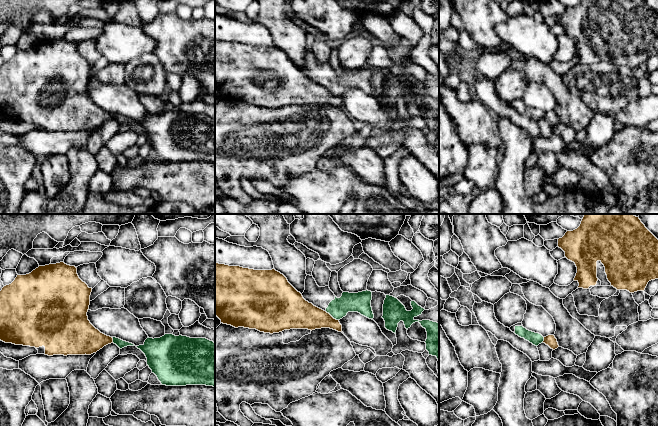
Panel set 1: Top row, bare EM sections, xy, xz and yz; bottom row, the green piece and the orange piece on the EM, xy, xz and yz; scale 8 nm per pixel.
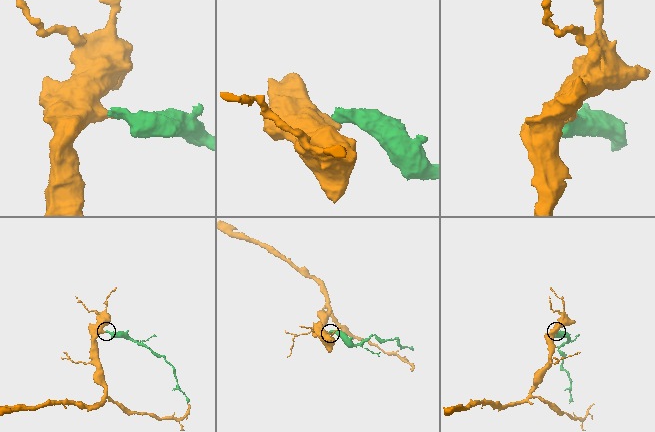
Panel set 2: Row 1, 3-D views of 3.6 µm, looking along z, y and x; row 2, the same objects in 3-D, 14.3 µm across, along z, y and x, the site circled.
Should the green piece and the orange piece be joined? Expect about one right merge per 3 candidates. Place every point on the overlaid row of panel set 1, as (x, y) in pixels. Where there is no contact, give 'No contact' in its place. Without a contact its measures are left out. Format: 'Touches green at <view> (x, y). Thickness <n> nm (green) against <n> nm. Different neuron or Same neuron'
Touches green at xz (332, 316). Thickness 160 nm (green) against 240 nm. Different neuron

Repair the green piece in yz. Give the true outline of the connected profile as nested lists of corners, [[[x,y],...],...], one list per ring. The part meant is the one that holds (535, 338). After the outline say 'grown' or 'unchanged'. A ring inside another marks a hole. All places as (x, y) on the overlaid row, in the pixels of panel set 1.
[[[517,323],[511,326],[510,330],[519,337],[524,338],[535,346],[538,346],[544,341],[544,337],[541,334],[527,330],[523,327],[522,323]]] | grown

